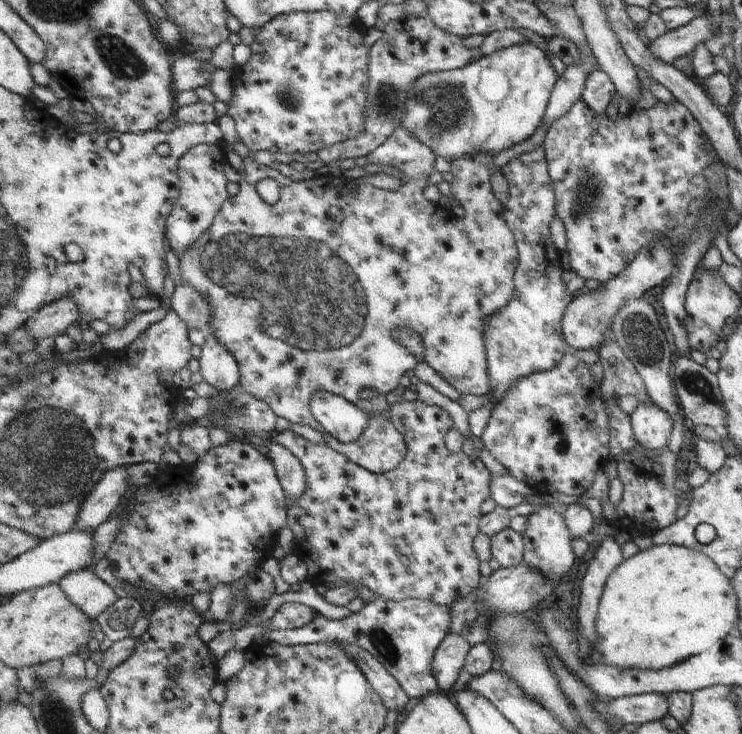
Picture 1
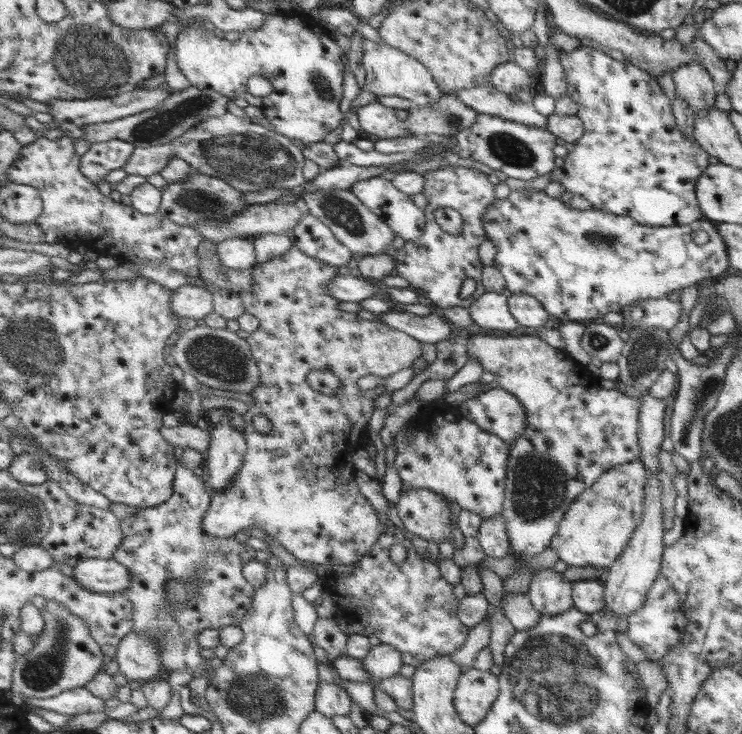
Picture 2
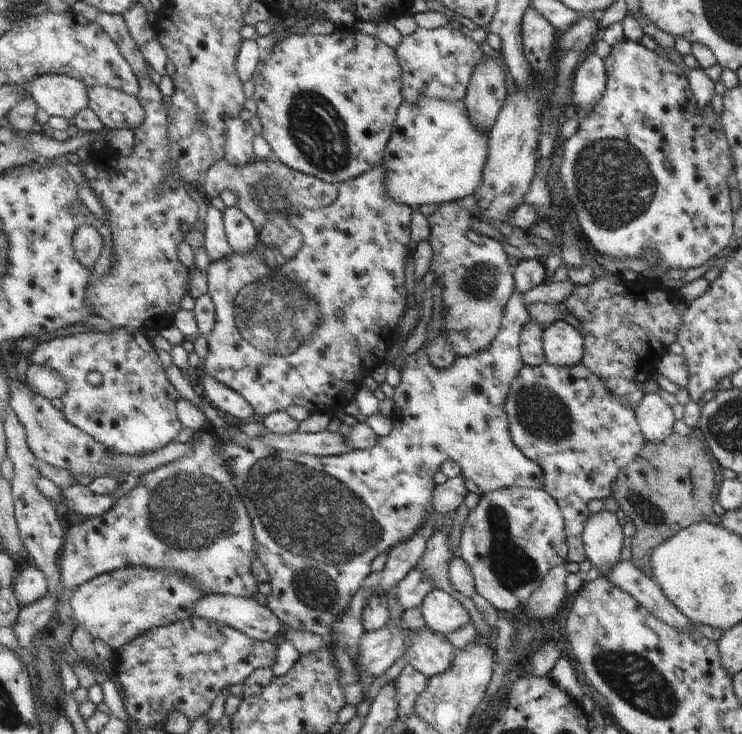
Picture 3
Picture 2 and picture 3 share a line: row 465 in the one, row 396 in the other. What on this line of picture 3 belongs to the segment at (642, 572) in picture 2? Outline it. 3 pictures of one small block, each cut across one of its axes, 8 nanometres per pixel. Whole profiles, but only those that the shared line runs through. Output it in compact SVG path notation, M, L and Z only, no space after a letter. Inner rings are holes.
M644 394L634 412L639 433L646 442L664 442L673 433L675 418L671 408L657 394Z

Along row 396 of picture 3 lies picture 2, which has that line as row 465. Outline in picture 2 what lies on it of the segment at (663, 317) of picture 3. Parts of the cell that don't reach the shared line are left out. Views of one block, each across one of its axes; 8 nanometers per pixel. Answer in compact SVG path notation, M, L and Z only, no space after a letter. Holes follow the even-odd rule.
M638 459L611 468L575 500L561 519L560 532L551 549L561 562L572 567L607 569L619 558L635 532L644 502L647 471Z

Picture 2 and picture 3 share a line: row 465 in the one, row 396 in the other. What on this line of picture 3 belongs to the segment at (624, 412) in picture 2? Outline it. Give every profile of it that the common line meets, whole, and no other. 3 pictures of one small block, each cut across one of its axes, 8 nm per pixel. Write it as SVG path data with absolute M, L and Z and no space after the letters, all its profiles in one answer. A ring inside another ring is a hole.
M581 362L567 367L546 363L537 367L524 366L507 398L506 414L513 443L541 466L546 481L544 490L553 496L561 508L569 550L568 562L581 564L586 560L583 531L584 523L590 516L587 502L603 501L609 497L612 494L612 484L624 467L638 458L641 448L646 444L639 433L634 408L627 401L613 395L604 380L592 374Z

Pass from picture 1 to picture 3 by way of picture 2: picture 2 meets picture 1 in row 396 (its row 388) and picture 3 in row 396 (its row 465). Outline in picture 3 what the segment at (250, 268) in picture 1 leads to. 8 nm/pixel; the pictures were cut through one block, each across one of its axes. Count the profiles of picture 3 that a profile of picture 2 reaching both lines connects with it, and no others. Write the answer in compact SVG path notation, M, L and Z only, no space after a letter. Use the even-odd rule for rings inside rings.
M383 165L377 166L375 169L372 169L370 172L363 174L359 177L350 179L348 182L343 182L338 184L337 189L337 201L332 206L325 206L323 208L307 208L307 207L296 207L295 213L287 214L287 224L289 226L295 228L298 232L303 234L303 246L299 248L297 251L296 257L293 259L287 260L283 266L277 265L275 268L273 266L269 266L267 262L263 262L261 258L256 253L248 253L248 254L240 254L233 252L229 257L224 257L219 261L213 261L209 263L206 276L208 277L208 293L210 298L213 300L215 311L217 314L217 325L213 330L212 334L207 336L208 346L210 349L209 357L204 361L204 370L205 373L208 373L210 376L217 378L221 383L224 383L226 386L232 388L236 392L239 392L246 400L253 406L253 409L256 413L256 418L261 419L267 417L269 414L272 414L276 411L284 411L287 406L296 405L303 407L306 409L310 415L318 414L318 413L327 413L327 414L336 414L340 413L347 405L351 404L355 400L355 394L357 394L357 390L363 387L363 380L365 380L365 376L371 375L371 373L378 368L380 365L385 363L385 360L388 356L390 356L394 351L394 338L395 335L398 334L398 329L400 328L400 324L402 319L404 318L406 310L412 304L411 297L409 296L409 292L407 292L407 288L405 288L405 264L407 262L407 256L411 255L410 252L407 252L407 246L409 246L409 242L411 242L411 208L408 205L400 204L396 202L392 197L388 196L387 187L386 187L386 174L385 168Z

